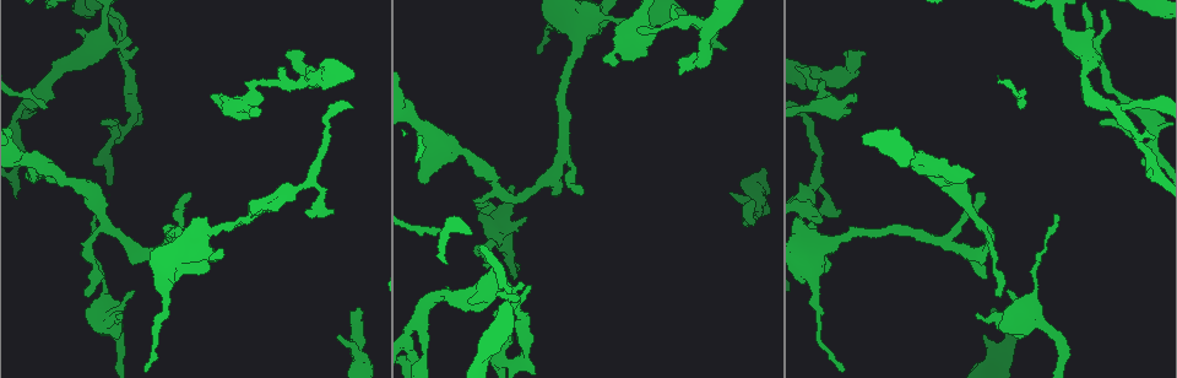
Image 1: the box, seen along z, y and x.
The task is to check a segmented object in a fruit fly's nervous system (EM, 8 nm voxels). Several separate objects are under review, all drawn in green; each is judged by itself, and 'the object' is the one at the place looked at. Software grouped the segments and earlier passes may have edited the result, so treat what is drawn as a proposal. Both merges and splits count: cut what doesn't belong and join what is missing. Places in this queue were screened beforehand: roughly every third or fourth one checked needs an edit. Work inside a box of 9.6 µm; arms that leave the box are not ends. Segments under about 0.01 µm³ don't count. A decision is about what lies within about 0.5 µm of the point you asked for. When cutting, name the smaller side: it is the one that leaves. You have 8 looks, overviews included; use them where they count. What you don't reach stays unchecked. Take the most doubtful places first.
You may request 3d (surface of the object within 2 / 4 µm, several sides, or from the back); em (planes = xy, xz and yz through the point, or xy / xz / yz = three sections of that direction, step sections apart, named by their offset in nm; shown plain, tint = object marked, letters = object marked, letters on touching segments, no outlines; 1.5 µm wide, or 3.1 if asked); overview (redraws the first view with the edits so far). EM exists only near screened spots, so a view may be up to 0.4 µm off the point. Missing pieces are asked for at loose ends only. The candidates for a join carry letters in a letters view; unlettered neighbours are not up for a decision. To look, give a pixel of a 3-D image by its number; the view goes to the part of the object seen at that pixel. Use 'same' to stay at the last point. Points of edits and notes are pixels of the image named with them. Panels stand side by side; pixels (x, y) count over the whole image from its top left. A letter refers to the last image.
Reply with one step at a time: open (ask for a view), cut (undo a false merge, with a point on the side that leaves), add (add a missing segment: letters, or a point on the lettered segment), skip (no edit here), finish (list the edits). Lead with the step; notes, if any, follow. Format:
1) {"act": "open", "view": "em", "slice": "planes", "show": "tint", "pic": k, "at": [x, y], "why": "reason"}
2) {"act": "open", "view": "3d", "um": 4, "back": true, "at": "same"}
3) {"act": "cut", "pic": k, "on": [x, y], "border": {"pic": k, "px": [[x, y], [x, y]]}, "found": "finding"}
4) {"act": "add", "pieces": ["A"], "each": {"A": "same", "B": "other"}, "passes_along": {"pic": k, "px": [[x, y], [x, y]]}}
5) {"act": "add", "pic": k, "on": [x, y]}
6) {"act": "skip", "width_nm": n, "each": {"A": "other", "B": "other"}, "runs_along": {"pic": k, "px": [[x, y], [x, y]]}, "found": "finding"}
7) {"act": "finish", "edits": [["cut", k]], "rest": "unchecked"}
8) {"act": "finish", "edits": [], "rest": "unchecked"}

{"act": "open", "view": "em", "slice": "xz", "step": 8, "show": "tint", "pic": 1, "at": [977, 316], "why": "an open end"}

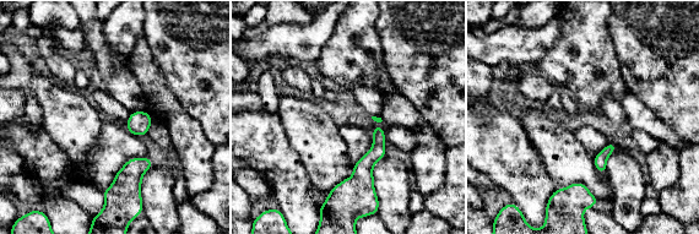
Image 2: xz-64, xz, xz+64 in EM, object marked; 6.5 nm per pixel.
{"act": "open", "view": "em", "slice": "planes", "show": "letters", "at": "same"}

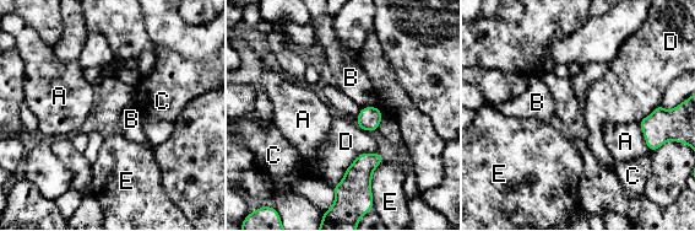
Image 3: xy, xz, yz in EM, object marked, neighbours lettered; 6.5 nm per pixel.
{"act": "skip", "each": {"A": "other", "B": "other", "C": "other", "D": "other", "E": "other"}, "border": {"pic": 3, "px": [[375, 106], [363, 106], [360, 108]]}, "found": "none of them fits"}

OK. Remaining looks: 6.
{"act": "open", "view": "em", "slice": "yz", "step": 8, "show": "letters", "pic": 1, "at": [27, 175], "why": "an open end"}

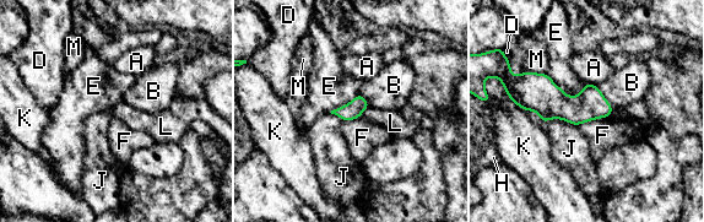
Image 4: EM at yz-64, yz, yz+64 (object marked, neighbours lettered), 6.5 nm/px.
{"act": "skip", "each": {"A": "other", "B": "other", "D": "other", "E": "other", "F": "other", "H": "other", "J": "other", "K": "other", "L": "other", "M": "other"}, "border": {"pic": 4, "px": [[545, 72], [569, 96], [585, 84]]}, "found": "none of them fits"}

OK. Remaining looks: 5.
{"act": "open", "view": "3d", "um": 2, "pic": 1, "at": [106, 125], "why": "an open end"}

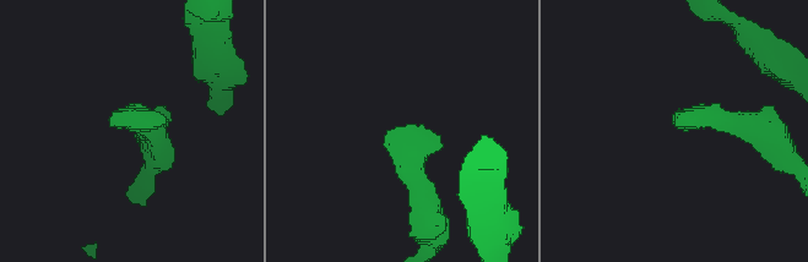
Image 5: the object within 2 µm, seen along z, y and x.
{"act": "open", "view": "em", "slice": "planes", "show": "letters", "pic": 5, "at": [408, 125], "why": "shape alone is not enough"}

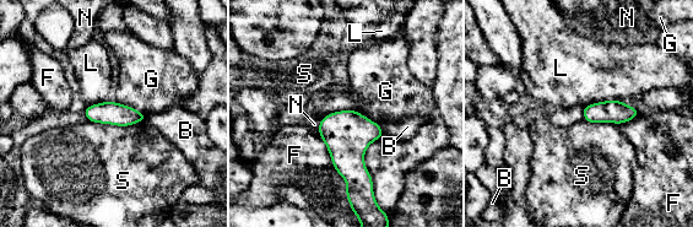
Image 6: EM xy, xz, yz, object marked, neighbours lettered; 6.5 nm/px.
{"act": "skip", "longest_contact_nm": ["S", 380], "each": {"B": "other", "F": "other", "G": "other", "L": "other", "N": "other", "S": "other"}, "border": {"pic": 6, "px": [[117, 101], [145, 114]]}, "found": "no lettered segment goes on from it"}

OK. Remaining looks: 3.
{"act": "finish", "edits": [], "rest": "unchecked"}

